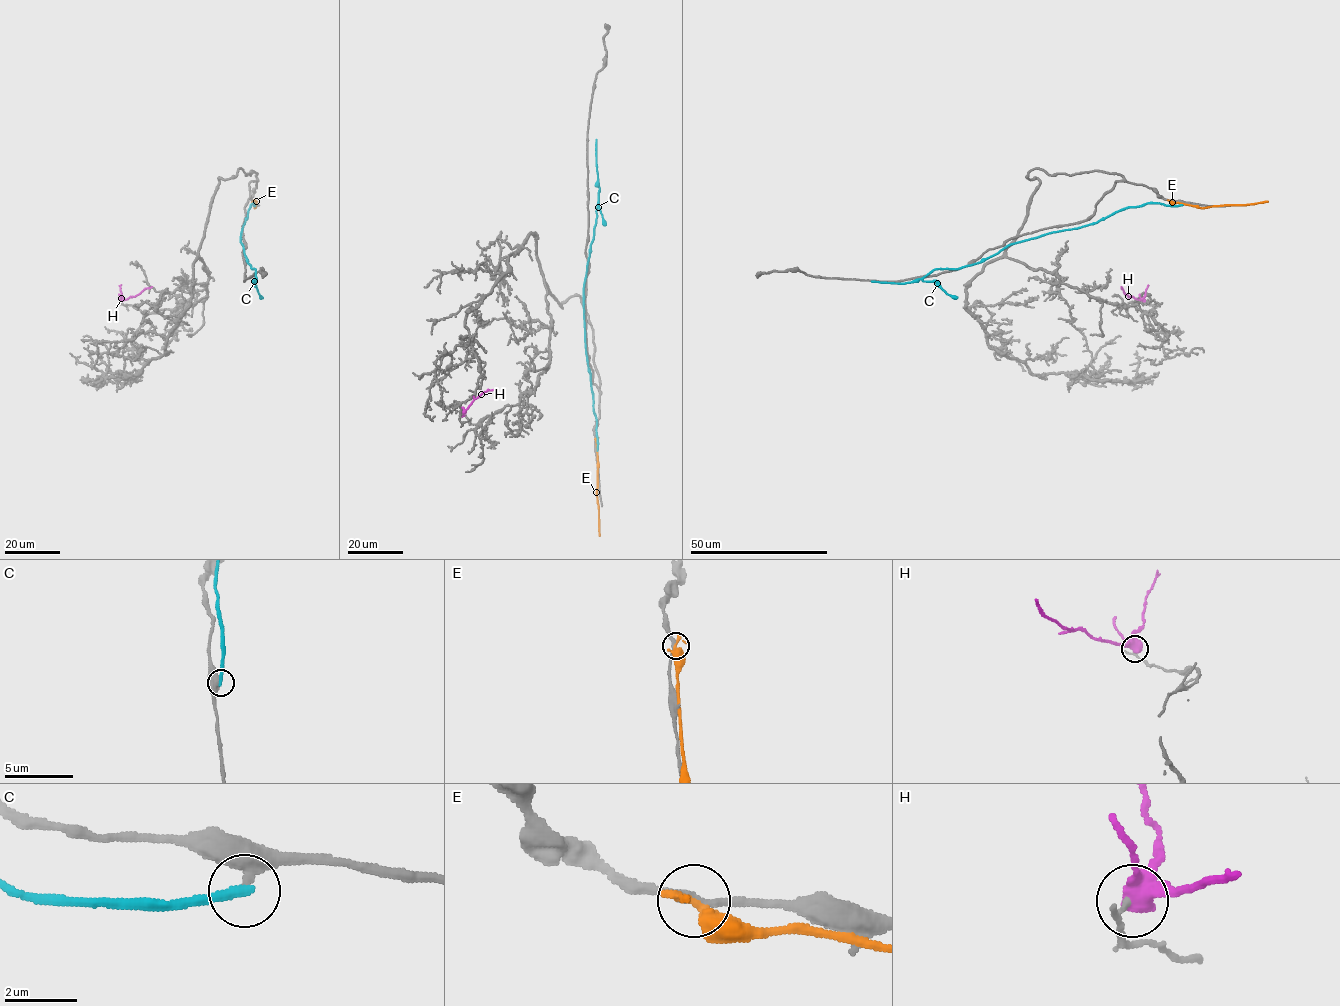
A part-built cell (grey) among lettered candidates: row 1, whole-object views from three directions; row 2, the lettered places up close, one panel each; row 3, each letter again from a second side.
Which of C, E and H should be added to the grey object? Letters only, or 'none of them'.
none of them

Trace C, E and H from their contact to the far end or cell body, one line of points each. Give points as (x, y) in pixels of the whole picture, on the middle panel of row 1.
C: (597, 450), (597, 418), (585, 345), (583, 313), (583, 289), (599, 189), (597, 139)
E: (596, 438), (599, 536)
H: (463, 411), (480, 395), (495, 389)

